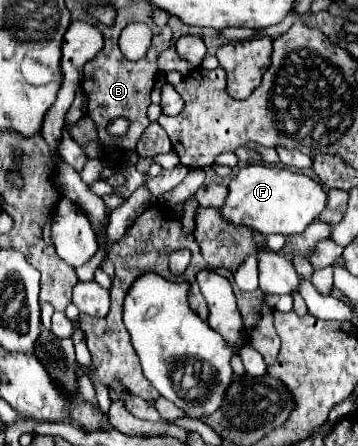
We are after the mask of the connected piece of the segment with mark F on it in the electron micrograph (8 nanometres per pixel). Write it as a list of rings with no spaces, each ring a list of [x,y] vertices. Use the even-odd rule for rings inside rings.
[[[246,165],[228,183],[228,197],[220,207],[222,217],[232,225],[244,225],[260,235],[280,233],[284,237],[302,233],[326,207],[326,191],[308,175],[278,165]]]

